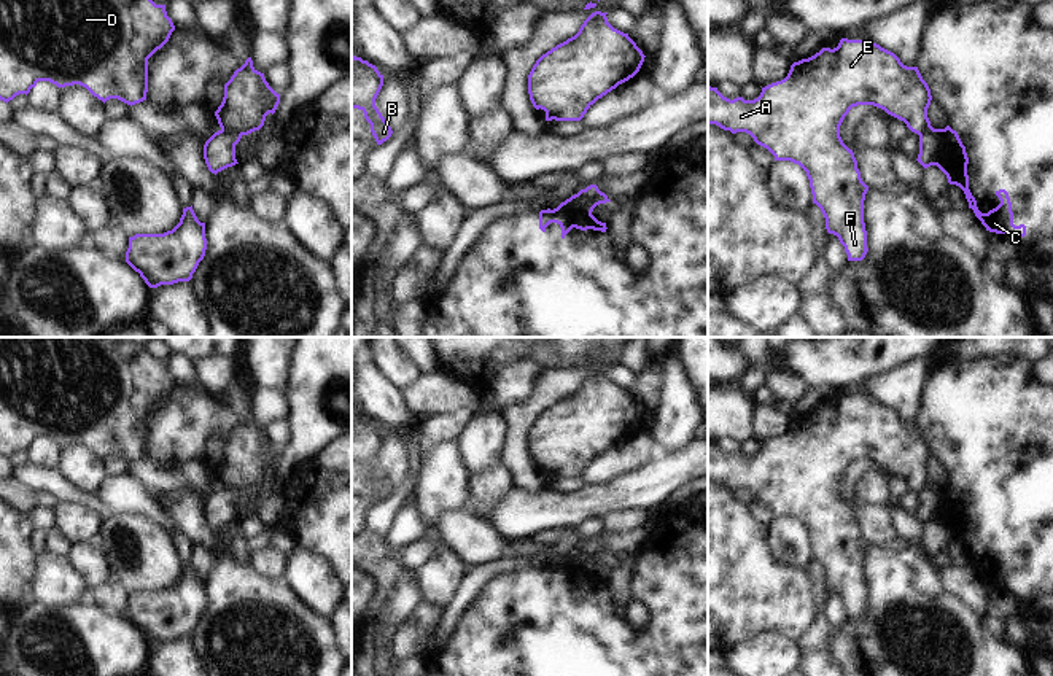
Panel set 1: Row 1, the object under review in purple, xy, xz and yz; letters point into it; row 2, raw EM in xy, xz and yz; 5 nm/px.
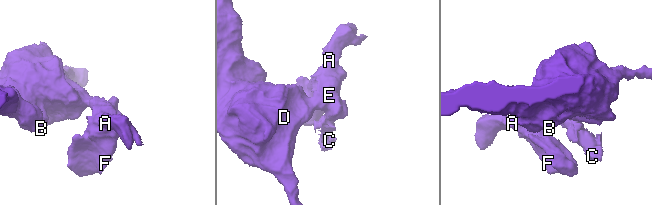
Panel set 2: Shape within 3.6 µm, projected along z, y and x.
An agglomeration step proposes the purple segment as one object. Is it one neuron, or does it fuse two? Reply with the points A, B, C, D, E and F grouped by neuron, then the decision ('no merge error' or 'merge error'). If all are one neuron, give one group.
A B D E F / C | merge error

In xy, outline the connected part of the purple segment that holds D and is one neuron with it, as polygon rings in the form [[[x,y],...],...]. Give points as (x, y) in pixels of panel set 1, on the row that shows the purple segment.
[[[0,0],[0,100],[8,103],[19,94],[27,95],[38,81],[49,81],[57,87],[80,84],[103,103],[110,99],[130,107],[140,103],[148,92],[148,59],[169,41],[173,30],[165,5],[156,5],[153,0]]]

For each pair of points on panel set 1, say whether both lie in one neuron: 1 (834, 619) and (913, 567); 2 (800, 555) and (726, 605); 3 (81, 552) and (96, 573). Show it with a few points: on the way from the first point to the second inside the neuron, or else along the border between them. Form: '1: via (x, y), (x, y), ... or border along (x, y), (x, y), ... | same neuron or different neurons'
1: border along (848, 617), (832, 627) | different neurons
2: border along (769, 532), (769, 551), (781, 563), (807, 571) | different neurons
3: via (85, 557), (93, 568) | same neuron

